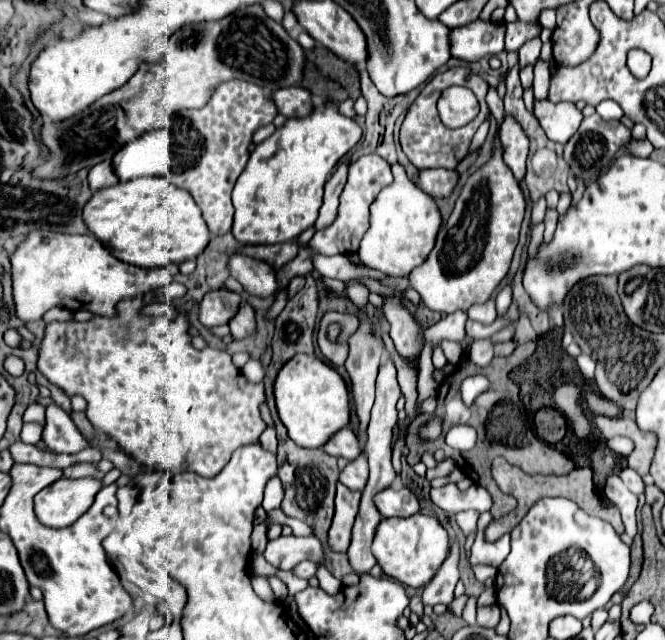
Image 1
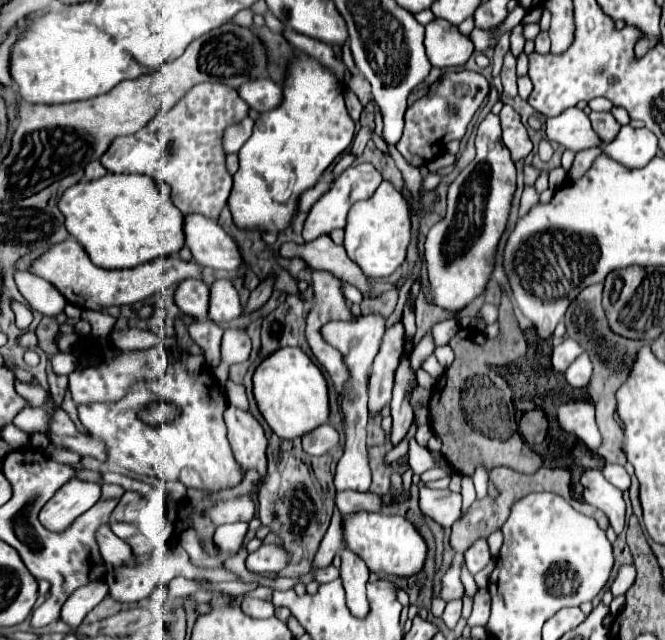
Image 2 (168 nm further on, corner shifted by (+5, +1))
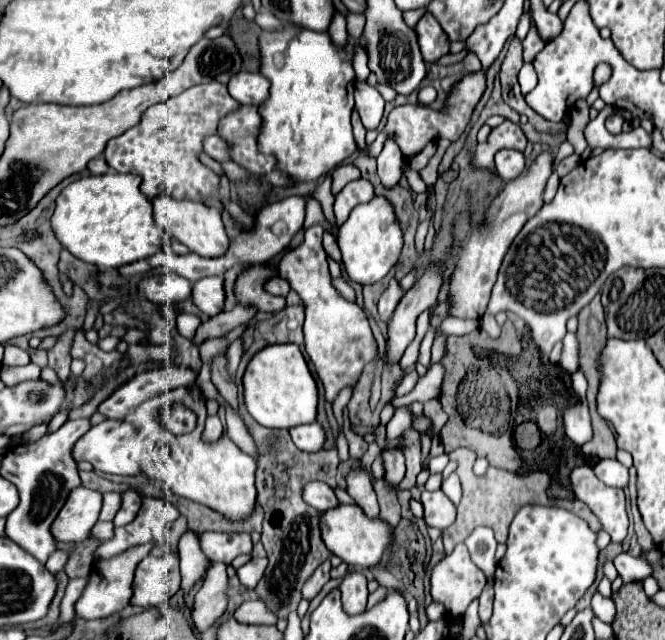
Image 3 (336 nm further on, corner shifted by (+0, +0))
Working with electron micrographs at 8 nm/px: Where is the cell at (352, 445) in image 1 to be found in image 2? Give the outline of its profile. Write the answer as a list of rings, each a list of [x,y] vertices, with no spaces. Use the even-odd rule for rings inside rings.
[[[326,423],[326,425],[320,425],[318,429],[310,431],[308,435],[302,437],[302,447],[308,455],[326,455],[330,449],[334,449],[338,445],[338,431]]]

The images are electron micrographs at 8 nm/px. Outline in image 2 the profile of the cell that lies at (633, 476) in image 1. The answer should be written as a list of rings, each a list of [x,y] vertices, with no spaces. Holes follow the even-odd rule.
[[[604,465],[602,473],[618,489],[622,489],[622,491],[628,491],[630,489],[630,475],[626,473],[626,469],[622,465]]]

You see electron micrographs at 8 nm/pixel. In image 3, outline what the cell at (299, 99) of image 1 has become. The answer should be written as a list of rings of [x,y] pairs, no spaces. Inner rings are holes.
[[[237,72],[231,76],[227,90],[239,104],[259,106],[269,96],[269,80],[257,72]]]

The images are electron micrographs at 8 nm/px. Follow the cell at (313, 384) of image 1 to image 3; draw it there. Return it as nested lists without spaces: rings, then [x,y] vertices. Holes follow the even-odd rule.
[[[273,344],[261,348],[243,374],[243,402],[247,412],[267,428],[293,428],[315,422],[317,384],[297,344]]]

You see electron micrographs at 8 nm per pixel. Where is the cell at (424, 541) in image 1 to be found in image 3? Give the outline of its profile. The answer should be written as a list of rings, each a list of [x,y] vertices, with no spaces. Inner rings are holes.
[[[339,504],[339,508],[331,508],[321,514],[321,536],[329,552],[339,556],[349,566],[357,566],[361,570],[367,570],[381,560],[383,550],[389,544],[391,532],[393,528],[387,522],[383,522],[381,518],[367,518],[363,510],[359,510],[355,504]]]

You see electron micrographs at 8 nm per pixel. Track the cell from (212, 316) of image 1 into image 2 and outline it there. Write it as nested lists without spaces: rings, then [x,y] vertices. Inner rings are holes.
[[[184,279],[174,295],[176,305],[194,319],[206,319],[210,309],[210,287],[200,279]]]

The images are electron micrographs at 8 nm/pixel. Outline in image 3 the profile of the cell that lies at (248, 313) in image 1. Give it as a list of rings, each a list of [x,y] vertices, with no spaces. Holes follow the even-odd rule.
[[[211,276],[193,282],[193,294],[191,294],[193,304],[207,316],[215,316],[223,310],[225,302],[225,292],[223,292],[223,278],[221,276]]]

